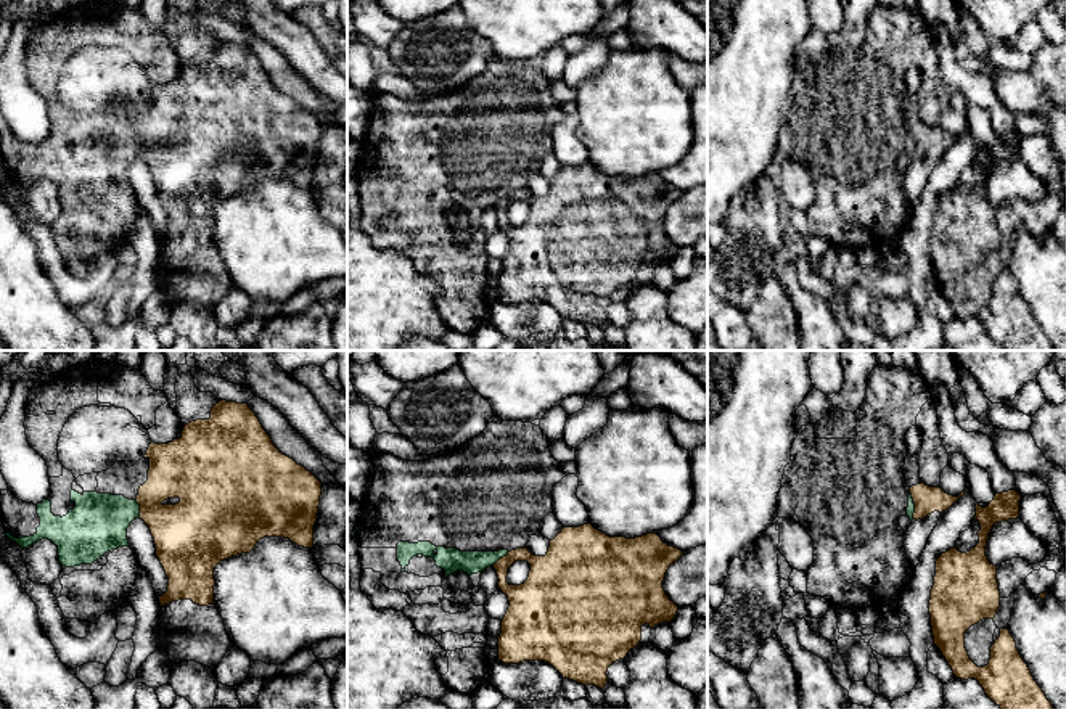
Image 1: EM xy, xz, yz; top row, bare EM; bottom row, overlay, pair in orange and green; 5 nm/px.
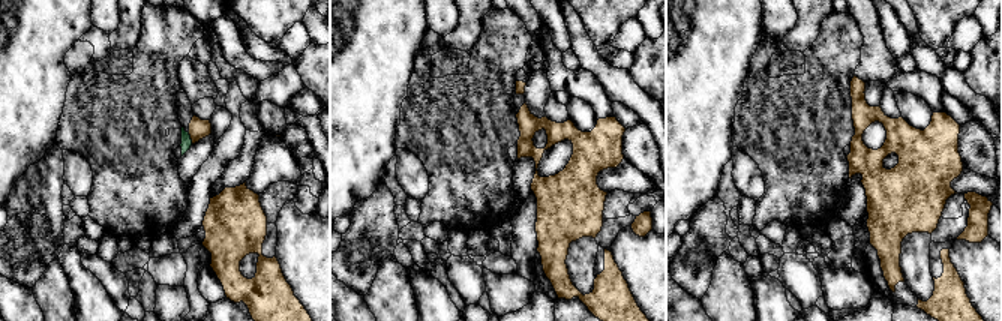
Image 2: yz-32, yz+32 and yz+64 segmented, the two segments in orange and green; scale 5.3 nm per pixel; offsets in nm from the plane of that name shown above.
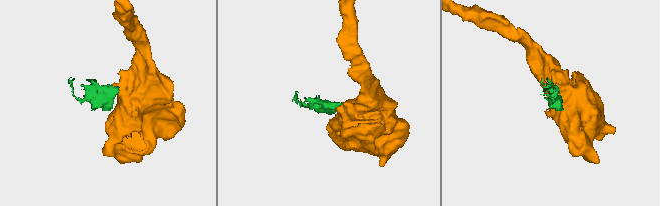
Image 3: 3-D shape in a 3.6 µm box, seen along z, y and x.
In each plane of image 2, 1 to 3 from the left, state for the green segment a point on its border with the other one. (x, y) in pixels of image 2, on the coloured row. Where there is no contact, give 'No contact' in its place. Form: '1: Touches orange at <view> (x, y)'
1: Touches orange at yz-32 (191, 138)
2: No contact
3: No contact

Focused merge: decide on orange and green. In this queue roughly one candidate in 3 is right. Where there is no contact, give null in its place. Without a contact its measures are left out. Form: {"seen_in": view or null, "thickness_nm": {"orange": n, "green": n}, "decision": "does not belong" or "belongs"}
{"seen_in": "xy", "thickness_nm": {"orange": 300, "green": 300}, "decision": "does not belong"}

